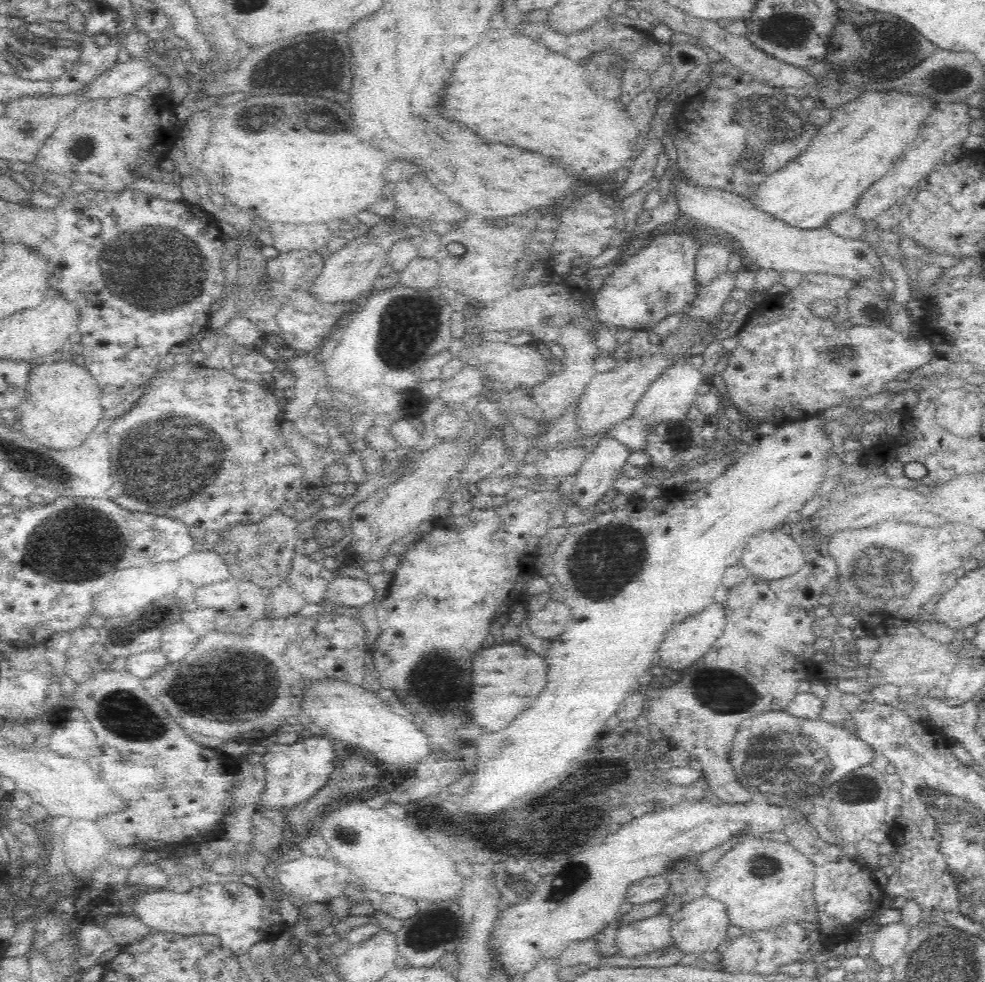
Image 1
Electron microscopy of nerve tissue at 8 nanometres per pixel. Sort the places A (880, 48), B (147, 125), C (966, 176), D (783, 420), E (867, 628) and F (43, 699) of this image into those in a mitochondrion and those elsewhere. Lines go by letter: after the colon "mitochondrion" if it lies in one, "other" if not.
A: mitochondrion
B: other
C: other
D: other
E: other
F: other

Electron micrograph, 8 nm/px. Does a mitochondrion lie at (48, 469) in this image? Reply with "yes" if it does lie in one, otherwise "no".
yes

